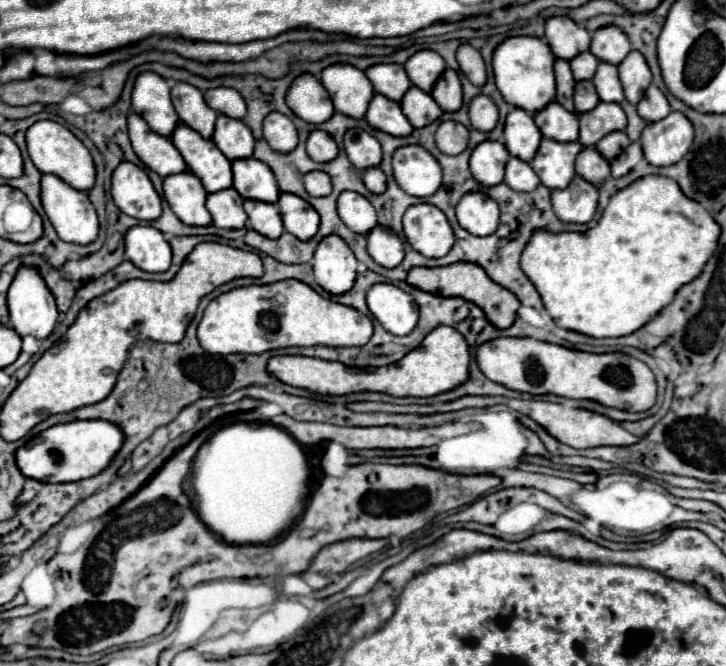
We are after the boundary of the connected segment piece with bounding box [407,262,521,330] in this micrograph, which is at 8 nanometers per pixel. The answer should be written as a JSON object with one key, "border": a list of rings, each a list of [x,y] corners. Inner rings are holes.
{"border":[[[457,262],[457,264],[445,266],[445,268],[413,268],[409,272],[409,276],[407,276],[407,284],[415,286],[419,290],[425,290],[429,294],[441,294],[445,298],[451,298],[451,296],[465,298],[467,302],[477,304],[485,312],[485,316],[489,318],[489,322],[493,322],[493,326],[497,326],[499,330],[509,328],[515,322],[517,310],[521,306],[521,302],[517,300],[515,294],[511,294],[503,286],[495,284],[485,274],[485,270],[481,270],[481,266],[469,264],[469,262]]]}

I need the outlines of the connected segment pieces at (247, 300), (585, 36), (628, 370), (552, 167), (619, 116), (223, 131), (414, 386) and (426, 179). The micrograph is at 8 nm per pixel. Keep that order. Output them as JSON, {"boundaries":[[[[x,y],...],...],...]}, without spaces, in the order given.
{"boundaries":[[[[281,280],[267,286],[235,288],[215,298],[197,328],[201,346],[223,354],[261,354],[287,346],[365,346],[373,336],[371,320],[339,302],[325,300],[299,280]]],[[[555,16],[545,24],[545,42],[549,44],[555,58],[571,60],[577,54],[589,50],[591,34],[583,24],[577,24],[567,16]]],[[[497,338],[479,346],[477,364],[489,380],[509,390],[535,396],[555,394],[563,398],[587,398],[629,412],[649,410],[657,400],[657,384],[649,366],[621,352],[589,354],[533,338]]],[[[543,138],[535,158],[531,160],[531,166],[543,186],[549,186],[549,190],[555,190],[555,188],[563,190],[565,186],[569,186],[569,182],[575,176],[573,164],[581,150],[583,146],[579,142],[561,144],[561,142]]],[[[599,102],[597,108],[579,116],[581,122],[581,136],[579,142],[583,146],[595,146],[605,134],[613,130],[625,130],[627,116],[619,104]]],[[[221,114],[215,124],[213,142],[231,162],[253,156],[255,138],[241,120],[233,120],[233,118]]],[[[437,326],[431,334],[425,336],[417,350],[411,350],[401,362],[381,368],[351,368],[341,362],[327,362],[319,358],[305,356],[273,356],[269,360],[269,372],[281,382],[297,388],[305,388],[315,394],[325,396],[343,396],[351,392],[383,392],[391,396],[415,396],[427,398],[461,386],[469,378],[469,346],[461,332],[451,326]]],[[[403,146],[395,150],[393,174],[401,190],[409,196],[427,198],[441,186],[441,166],[423,146]]]]}

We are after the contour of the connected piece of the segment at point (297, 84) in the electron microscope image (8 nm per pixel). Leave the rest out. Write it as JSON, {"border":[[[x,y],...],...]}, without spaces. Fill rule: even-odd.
{"border":[[[303,74],[293,82],[293,86],[287,94],[287,106],[301,120],[305,120],[309,124],[323,124],[335,114],[333,102],[331,102],[327,90],[311,74]]]}

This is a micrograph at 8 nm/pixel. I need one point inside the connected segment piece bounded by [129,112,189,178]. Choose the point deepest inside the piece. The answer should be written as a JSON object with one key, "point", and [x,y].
{"point":[157,152]}

